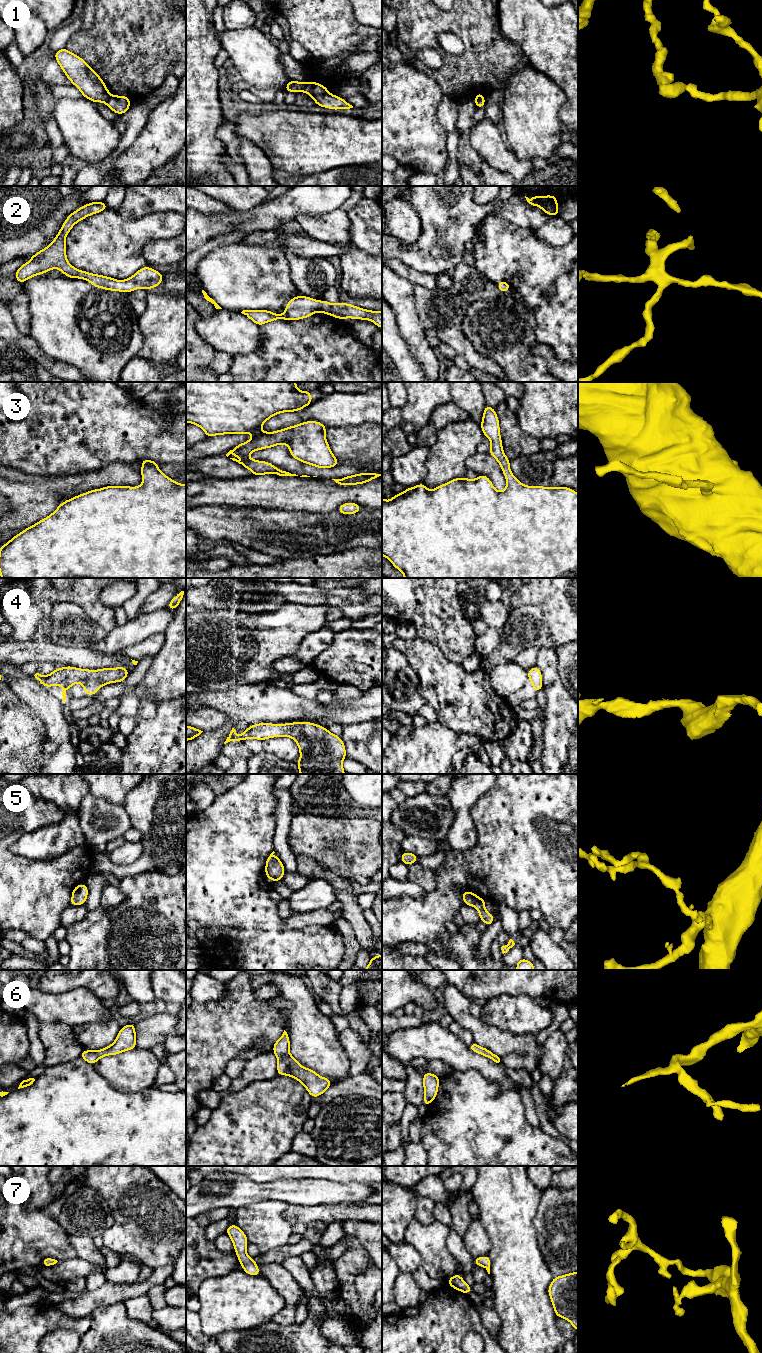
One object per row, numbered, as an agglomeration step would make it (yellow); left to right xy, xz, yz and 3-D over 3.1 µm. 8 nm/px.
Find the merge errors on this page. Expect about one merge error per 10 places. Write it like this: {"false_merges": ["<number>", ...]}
{"false_merges": ["1"]}

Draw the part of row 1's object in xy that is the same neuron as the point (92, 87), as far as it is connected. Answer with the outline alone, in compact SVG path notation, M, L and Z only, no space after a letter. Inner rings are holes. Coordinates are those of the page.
M66 48L56 51L54 58L71 83L81 91L83 97L94 103L108 101L110 93L105 83L85 60Z

